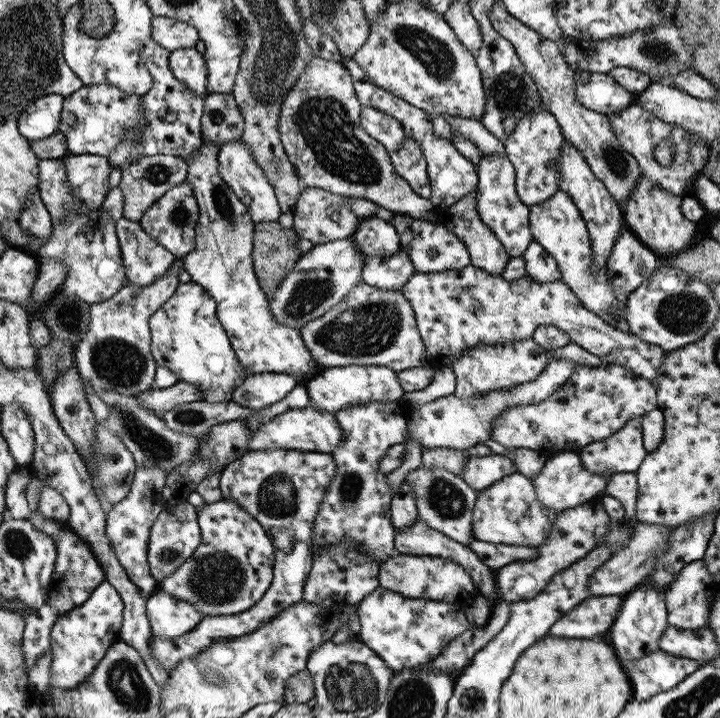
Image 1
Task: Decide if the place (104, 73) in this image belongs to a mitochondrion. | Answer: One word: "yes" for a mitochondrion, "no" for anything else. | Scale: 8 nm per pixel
no

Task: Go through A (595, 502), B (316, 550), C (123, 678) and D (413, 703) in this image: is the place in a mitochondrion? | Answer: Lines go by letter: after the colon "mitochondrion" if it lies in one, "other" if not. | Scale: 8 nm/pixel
A: other
B: other
C: mitochondrion
D: mitochondrion

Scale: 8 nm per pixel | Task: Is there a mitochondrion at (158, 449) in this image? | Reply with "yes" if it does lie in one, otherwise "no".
yes

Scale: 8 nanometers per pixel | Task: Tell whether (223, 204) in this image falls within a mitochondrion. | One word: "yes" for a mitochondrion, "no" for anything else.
yes

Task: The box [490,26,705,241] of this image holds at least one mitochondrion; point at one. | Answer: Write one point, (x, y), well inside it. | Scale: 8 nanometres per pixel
(604, 153)

